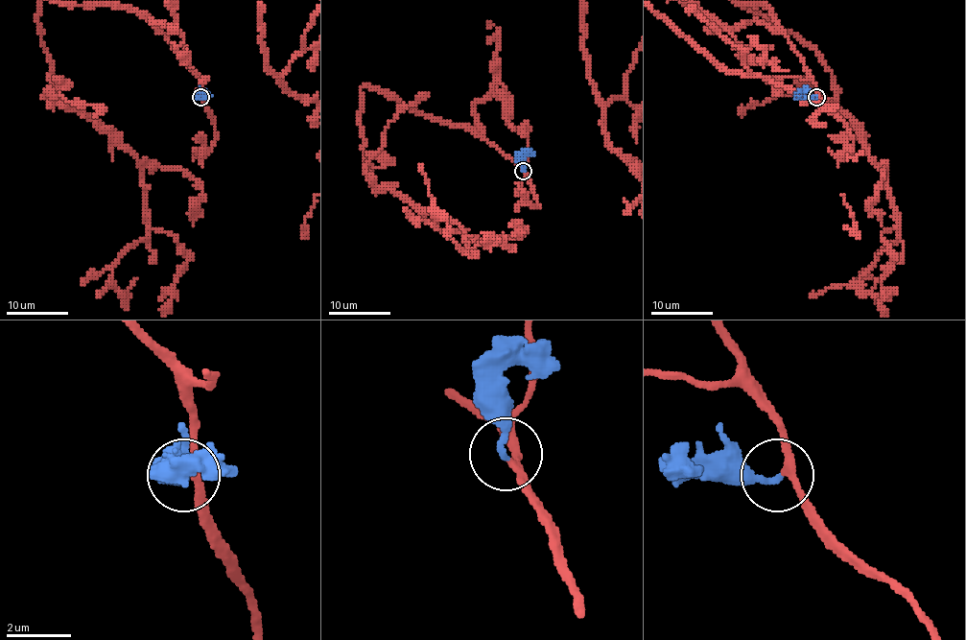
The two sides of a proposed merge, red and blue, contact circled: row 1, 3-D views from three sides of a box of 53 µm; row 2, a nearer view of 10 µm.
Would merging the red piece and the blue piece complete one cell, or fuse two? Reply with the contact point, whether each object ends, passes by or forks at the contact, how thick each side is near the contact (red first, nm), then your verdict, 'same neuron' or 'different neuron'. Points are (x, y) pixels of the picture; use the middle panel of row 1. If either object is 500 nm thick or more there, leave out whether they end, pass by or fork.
place (523, 171); red passes by; blue ends; calibres 240 and 200 nm; same neuron

